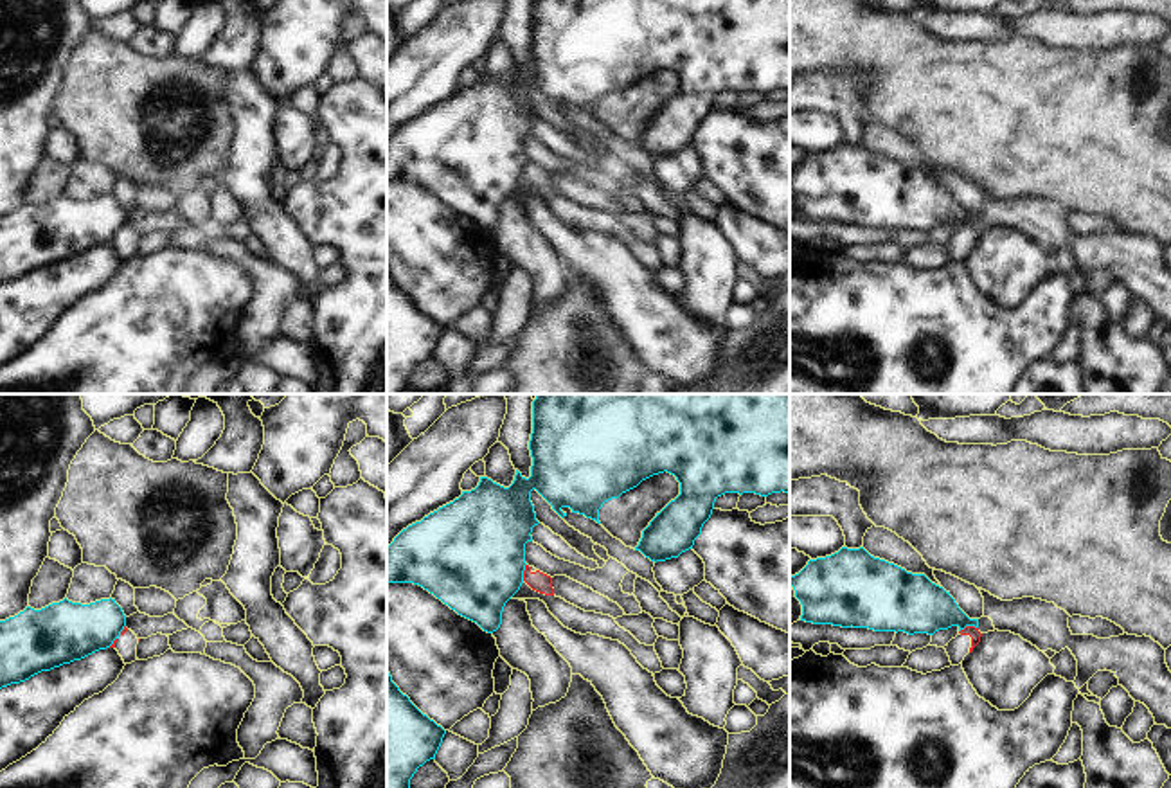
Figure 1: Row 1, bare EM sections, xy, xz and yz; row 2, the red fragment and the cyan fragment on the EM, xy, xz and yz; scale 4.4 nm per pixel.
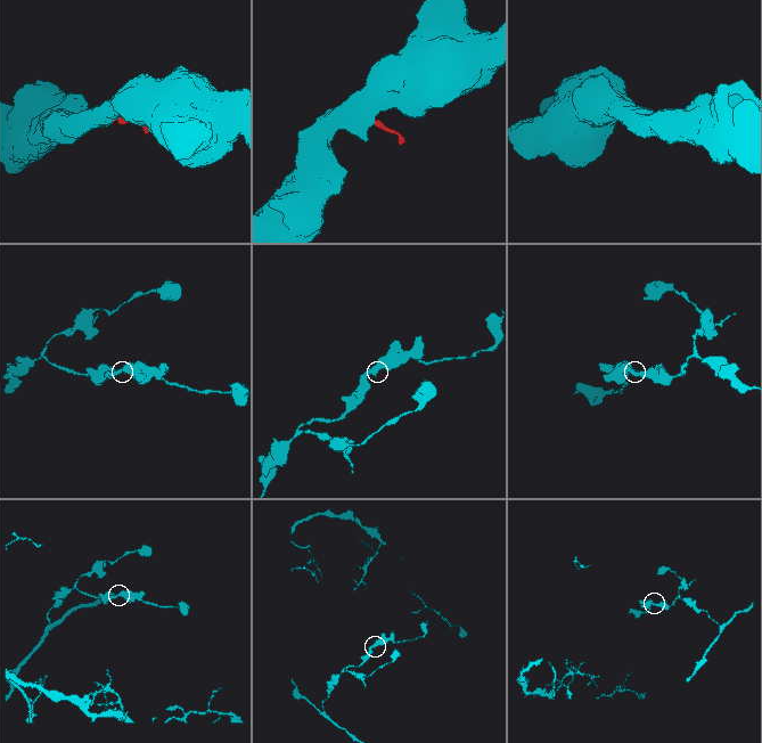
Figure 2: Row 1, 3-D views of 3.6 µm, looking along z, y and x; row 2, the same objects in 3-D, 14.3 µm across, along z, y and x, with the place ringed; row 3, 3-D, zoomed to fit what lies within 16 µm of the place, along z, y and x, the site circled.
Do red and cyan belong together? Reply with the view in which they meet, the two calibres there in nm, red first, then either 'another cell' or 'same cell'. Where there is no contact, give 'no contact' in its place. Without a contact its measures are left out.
yz | 50/240 nm | another cell

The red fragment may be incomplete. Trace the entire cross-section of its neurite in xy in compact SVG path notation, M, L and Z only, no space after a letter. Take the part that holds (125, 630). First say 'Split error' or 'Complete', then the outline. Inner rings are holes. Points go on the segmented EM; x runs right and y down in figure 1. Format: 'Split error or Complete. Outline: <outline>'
Split error. Outline: M124 626L121 635L113 640L110 648L115 648L119 655L122 657L124 664L131 664L137 660L137 644L139 637Z

